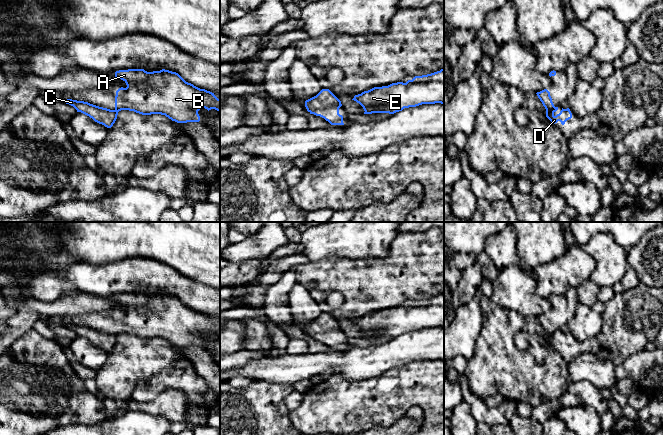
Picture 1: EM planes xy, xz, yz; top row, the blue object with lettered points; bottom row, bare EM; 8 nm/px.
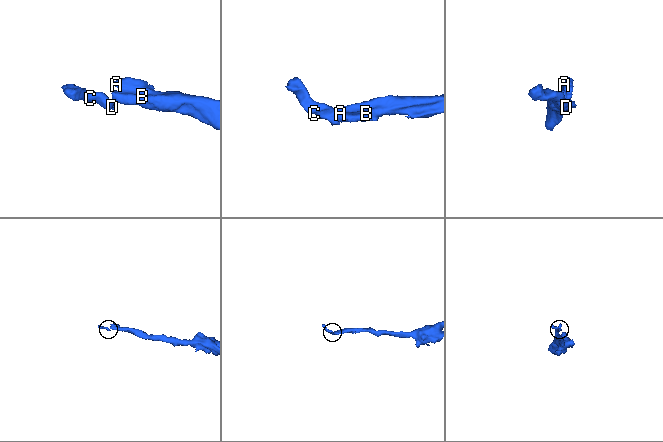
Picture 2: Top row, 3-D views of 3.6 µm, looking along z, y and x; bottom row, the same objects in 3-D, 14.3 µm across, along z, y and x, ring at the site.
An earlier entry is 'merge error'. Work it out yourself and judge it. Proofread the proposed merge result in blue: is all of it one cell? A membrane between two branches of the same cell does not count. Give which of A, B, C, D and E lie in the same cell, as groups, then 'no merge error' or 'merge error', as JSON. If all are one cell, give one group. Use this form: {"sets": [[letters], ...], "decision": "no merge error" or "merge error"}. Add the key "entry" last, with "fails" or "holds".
{"sets": [["A", "B", "E"], ["C", "D"]], "decision": "merge error", "entry": "holds"}

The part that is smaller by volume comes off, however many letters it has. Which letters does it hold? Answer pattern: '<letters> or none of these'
C, D

